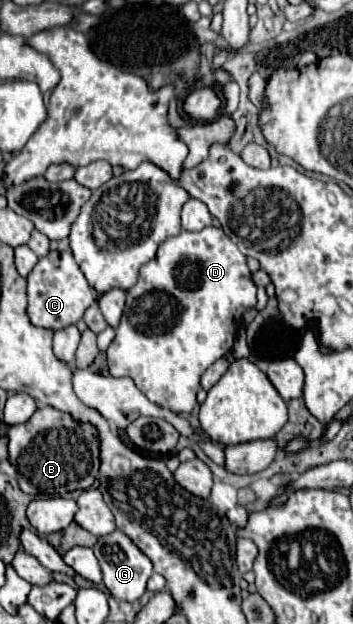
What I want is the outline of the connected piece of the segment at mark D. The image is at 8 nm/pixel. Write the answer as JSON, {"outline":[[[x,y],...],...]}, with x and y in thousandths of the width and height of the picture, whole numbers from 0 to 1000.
{"outline":[[[584,362],[578,369],[567,372],[533,372],[533,369],[516,369],[504,378],[487,378],[476,381],[465,391],[453,391],[448,404],[442,404],[442,413],[425,417],[419,423],[402,426],[397,433],[397,446],[391,452],[363,465],[363,478],[357,478],[357,494],[351,494],[351,506],[340,513],[340,522],[329,526],[329,542],[317,548],[317,558],[300,561],[303,583],[312,590],[312,599],[317,603],[368,603],[385,619],[414,631],[419,641],[510,663],[510,660],[544,660],[544,654],[555,651],[555,631],[567,625],[567,603],[578,599],[578,593],[606,583],[618,574],[640,571],[652,561],[657,561],[657,551],[663,551],[663,538],[669,538],[669,529],[674,529],[674,519],[680,519],[680,510],[697,497],[720,494],[725,490],[725,455],[714,449],[714,436],[703,433],[703,423],[697,423],[697,410],[674,401],[674,394],[635,375],[629,365],[612,365],[612,362]]]}

